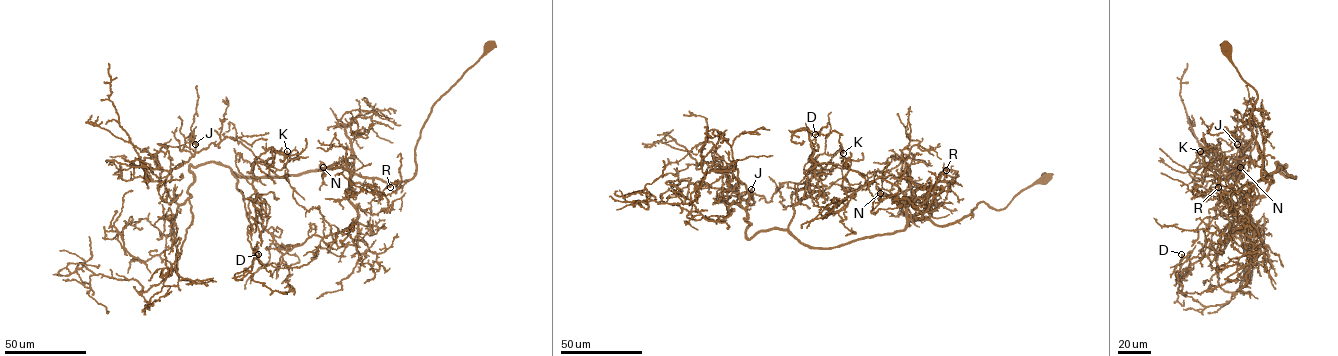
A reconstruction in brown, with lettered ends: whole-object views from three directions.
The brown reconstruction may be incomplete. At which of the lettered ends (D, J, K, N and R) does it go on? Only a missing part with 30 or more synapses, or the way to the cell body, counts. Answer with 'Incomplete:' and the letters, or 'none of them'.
Incomplete: J

